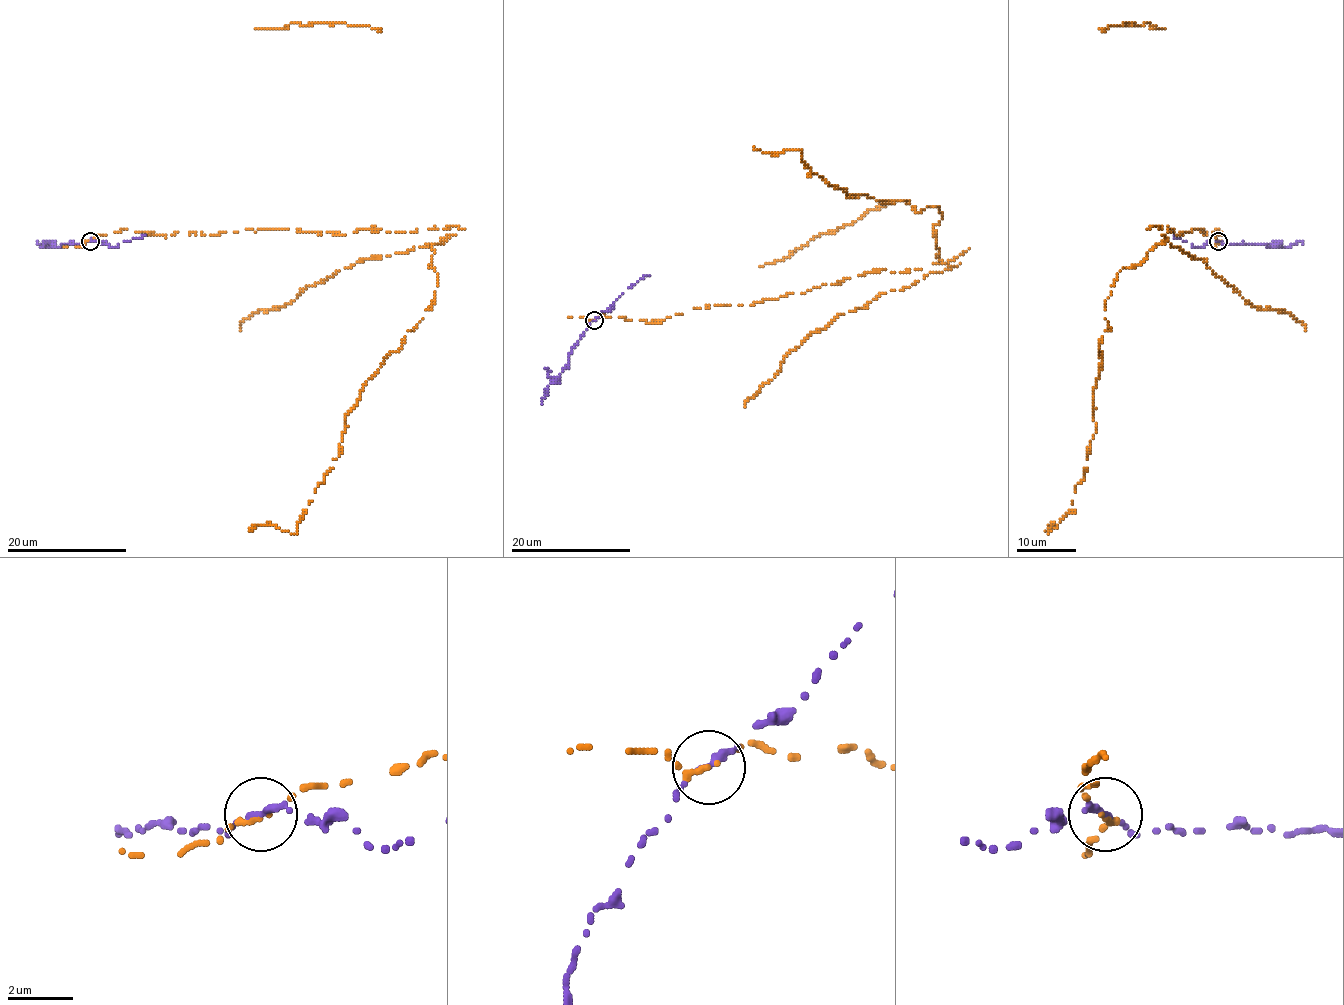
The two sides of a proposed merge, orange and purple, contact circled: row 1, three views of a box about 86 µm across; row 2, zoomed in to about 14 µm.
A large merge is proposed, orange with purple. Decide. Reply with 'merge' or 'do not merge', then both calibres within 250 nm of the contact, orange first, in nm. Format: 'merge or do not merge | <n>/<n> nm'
do not merge | 200/260 nm

